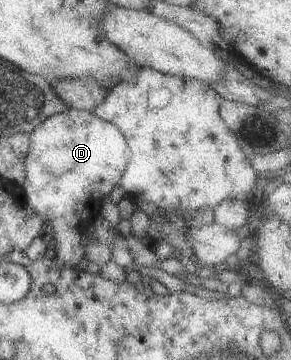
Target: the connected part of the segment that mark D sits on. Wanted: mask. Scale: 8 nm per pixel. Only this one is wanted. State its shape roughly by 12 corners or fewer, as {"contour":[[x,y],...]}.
{"contour":[[68,108],[29,136],[20,188],[55,241],[84,255],[78,226],[124,170],[112,123]]}

